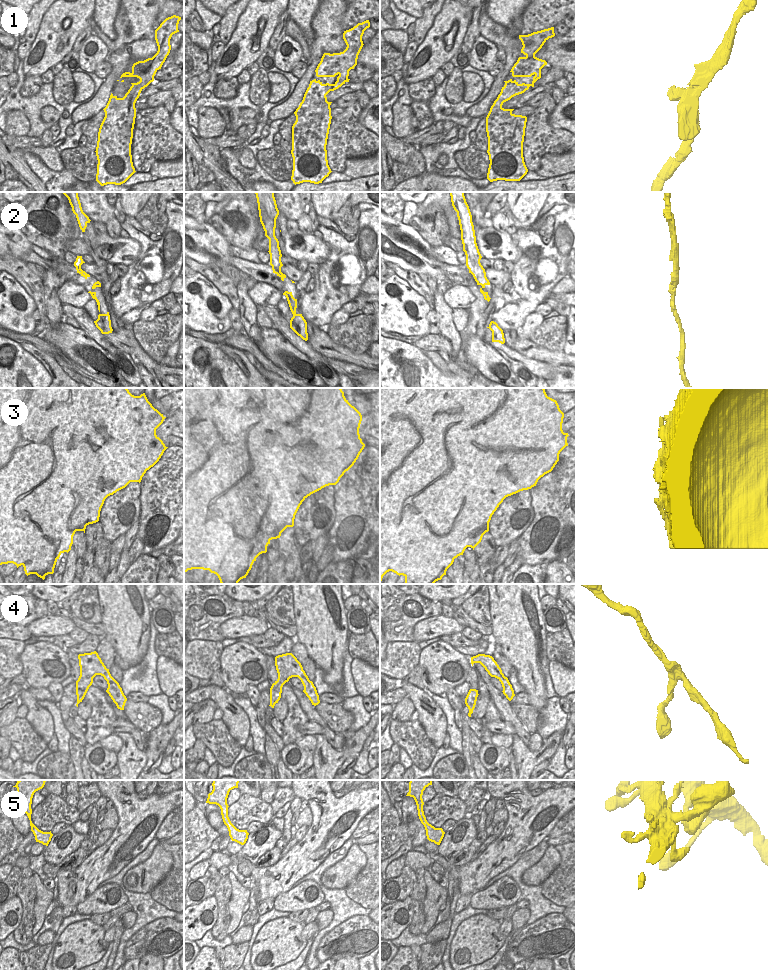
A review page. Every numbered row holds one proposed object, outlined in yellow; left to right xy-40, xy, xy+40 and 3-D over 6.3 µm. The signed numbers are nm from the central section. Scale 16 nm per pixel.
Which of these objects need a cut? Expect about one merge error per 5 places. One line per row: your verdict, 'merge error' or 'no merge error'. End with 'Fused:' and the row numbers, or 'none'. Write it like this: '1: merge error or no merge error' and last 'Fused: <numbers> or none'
1: no merge error
2: no merge error
3: merge error
4: no merge error
5: no merge error
Fused: 3

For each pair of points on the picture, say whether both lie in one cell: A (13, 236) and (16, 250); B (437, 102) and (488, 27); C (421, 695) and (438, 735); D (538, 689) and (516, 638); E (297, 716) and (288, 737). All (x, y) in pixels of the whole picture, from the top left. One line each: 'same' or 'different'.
A: same
B: different
C: same
D: same
E: same

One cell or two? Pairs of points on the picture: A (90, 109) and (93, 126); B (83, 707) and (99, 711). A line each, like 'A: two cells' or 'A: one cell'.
A: two cells
B: two cells

